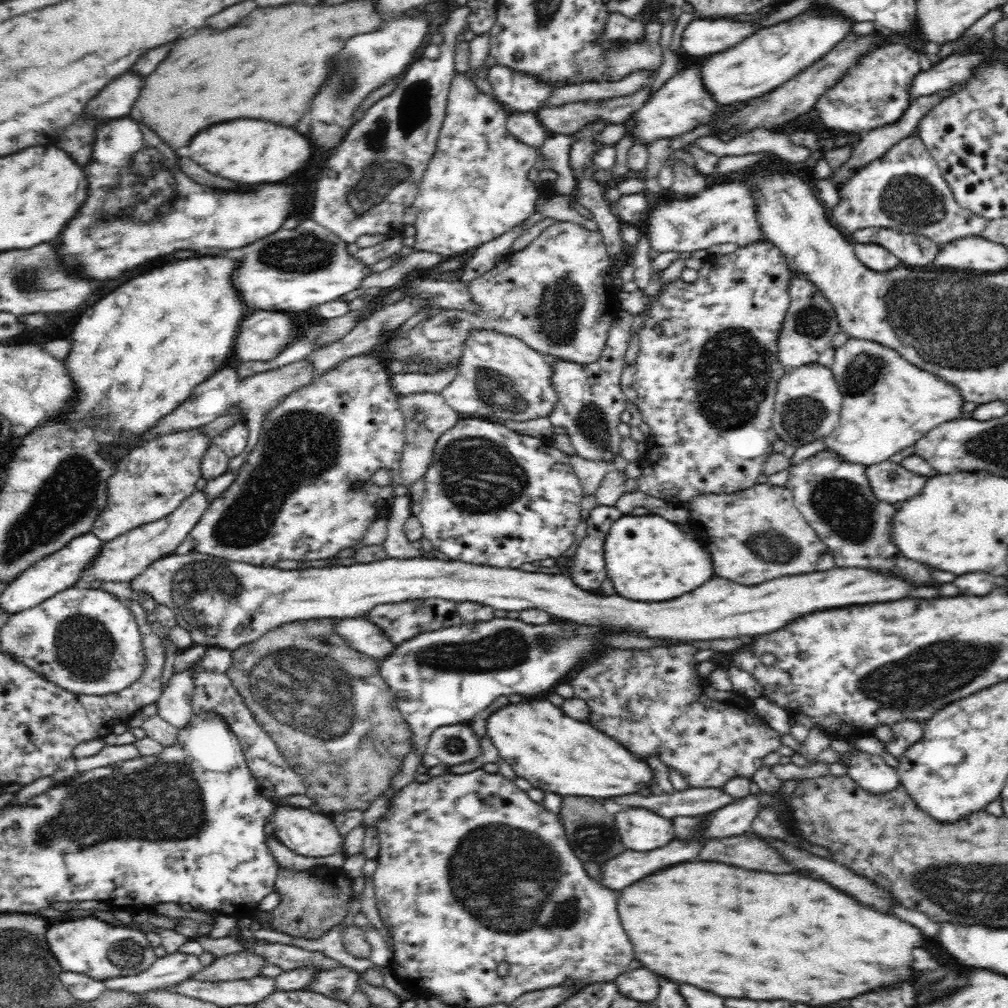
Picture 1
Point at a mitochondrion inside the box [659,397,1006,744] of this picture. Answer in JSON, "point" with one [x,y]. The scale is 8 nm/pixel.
{"point":[916,681]}

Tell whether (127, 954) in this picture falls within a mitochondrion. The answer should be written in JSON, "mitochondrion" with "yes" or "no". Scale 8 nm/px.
{"mitochondrion":"yes"}

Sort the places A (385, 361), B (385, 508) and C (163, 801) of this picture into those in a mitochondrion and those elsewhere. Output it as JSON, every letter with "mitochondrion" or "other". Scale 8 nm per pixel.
{"A":"other","B":"other","C":"mitochondrion"}

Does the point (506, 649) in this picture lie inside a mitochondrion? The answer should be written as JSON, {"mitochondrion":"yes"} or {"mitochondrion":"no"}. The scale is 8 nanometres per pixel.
{"mitochondrion":"yes"}

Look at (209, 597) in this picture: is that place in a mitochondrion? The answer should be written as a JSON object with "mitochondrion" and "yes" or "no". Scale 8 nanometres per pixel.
{"mitochondrion":"yes"}

